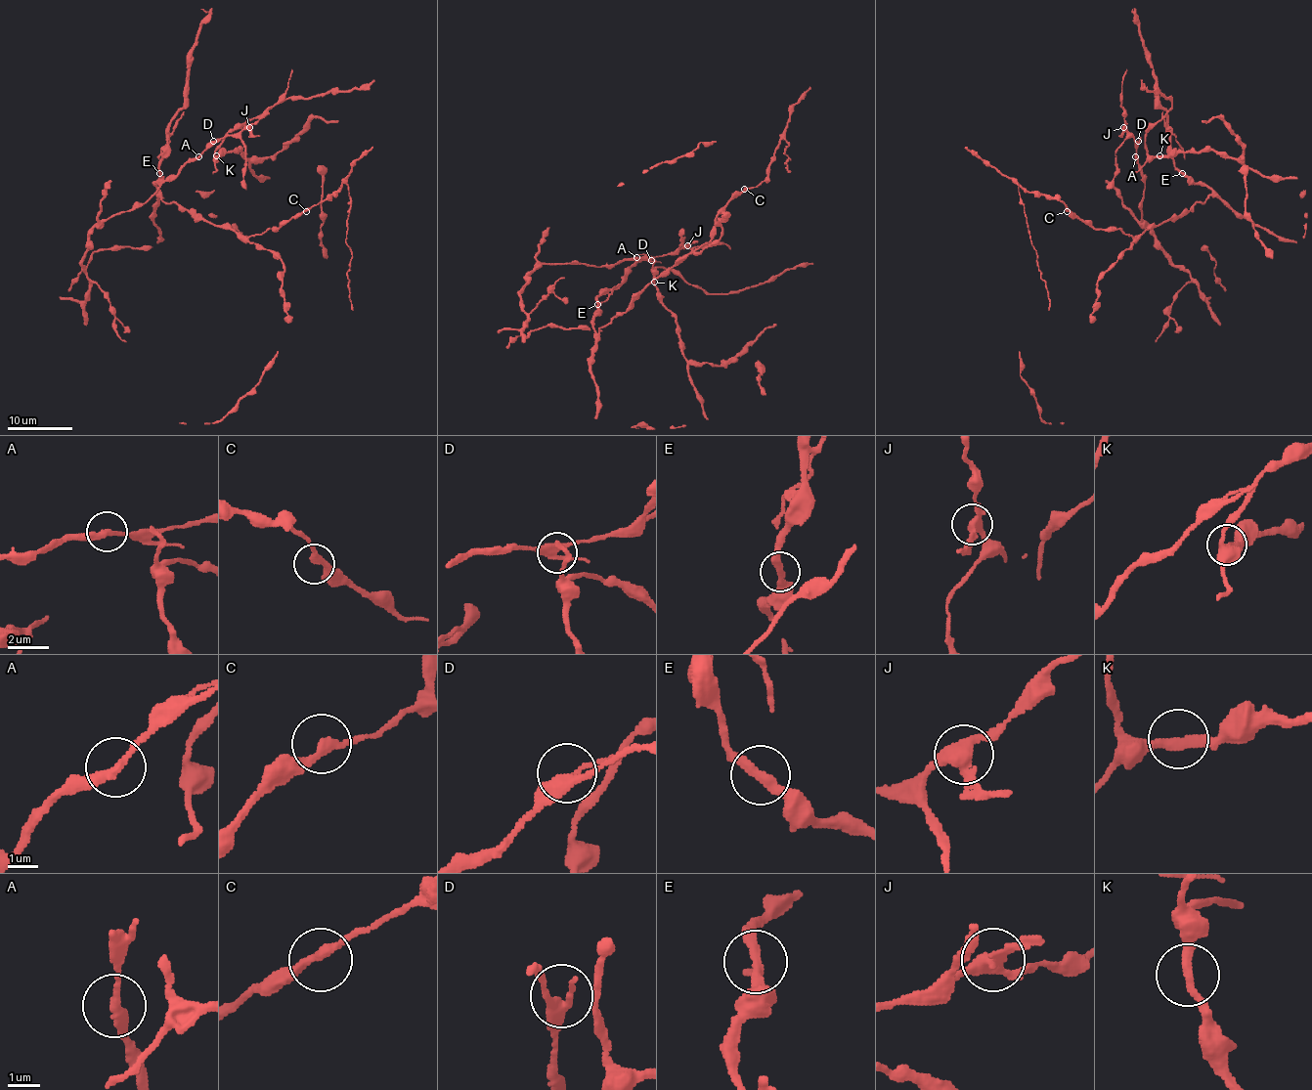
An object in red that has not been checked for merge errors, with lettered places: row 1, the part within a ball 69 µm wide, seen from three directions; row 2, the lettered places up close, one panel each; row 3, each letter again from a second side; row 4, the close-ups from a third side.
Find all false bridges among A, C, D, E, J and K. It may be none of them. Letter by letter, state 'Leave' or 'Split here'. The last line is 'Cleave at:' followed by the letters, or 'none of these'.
A: Leave
C: Leave
D: Leave
E: Leave
J: Leave
K: Leave
Cleave at: none of these

